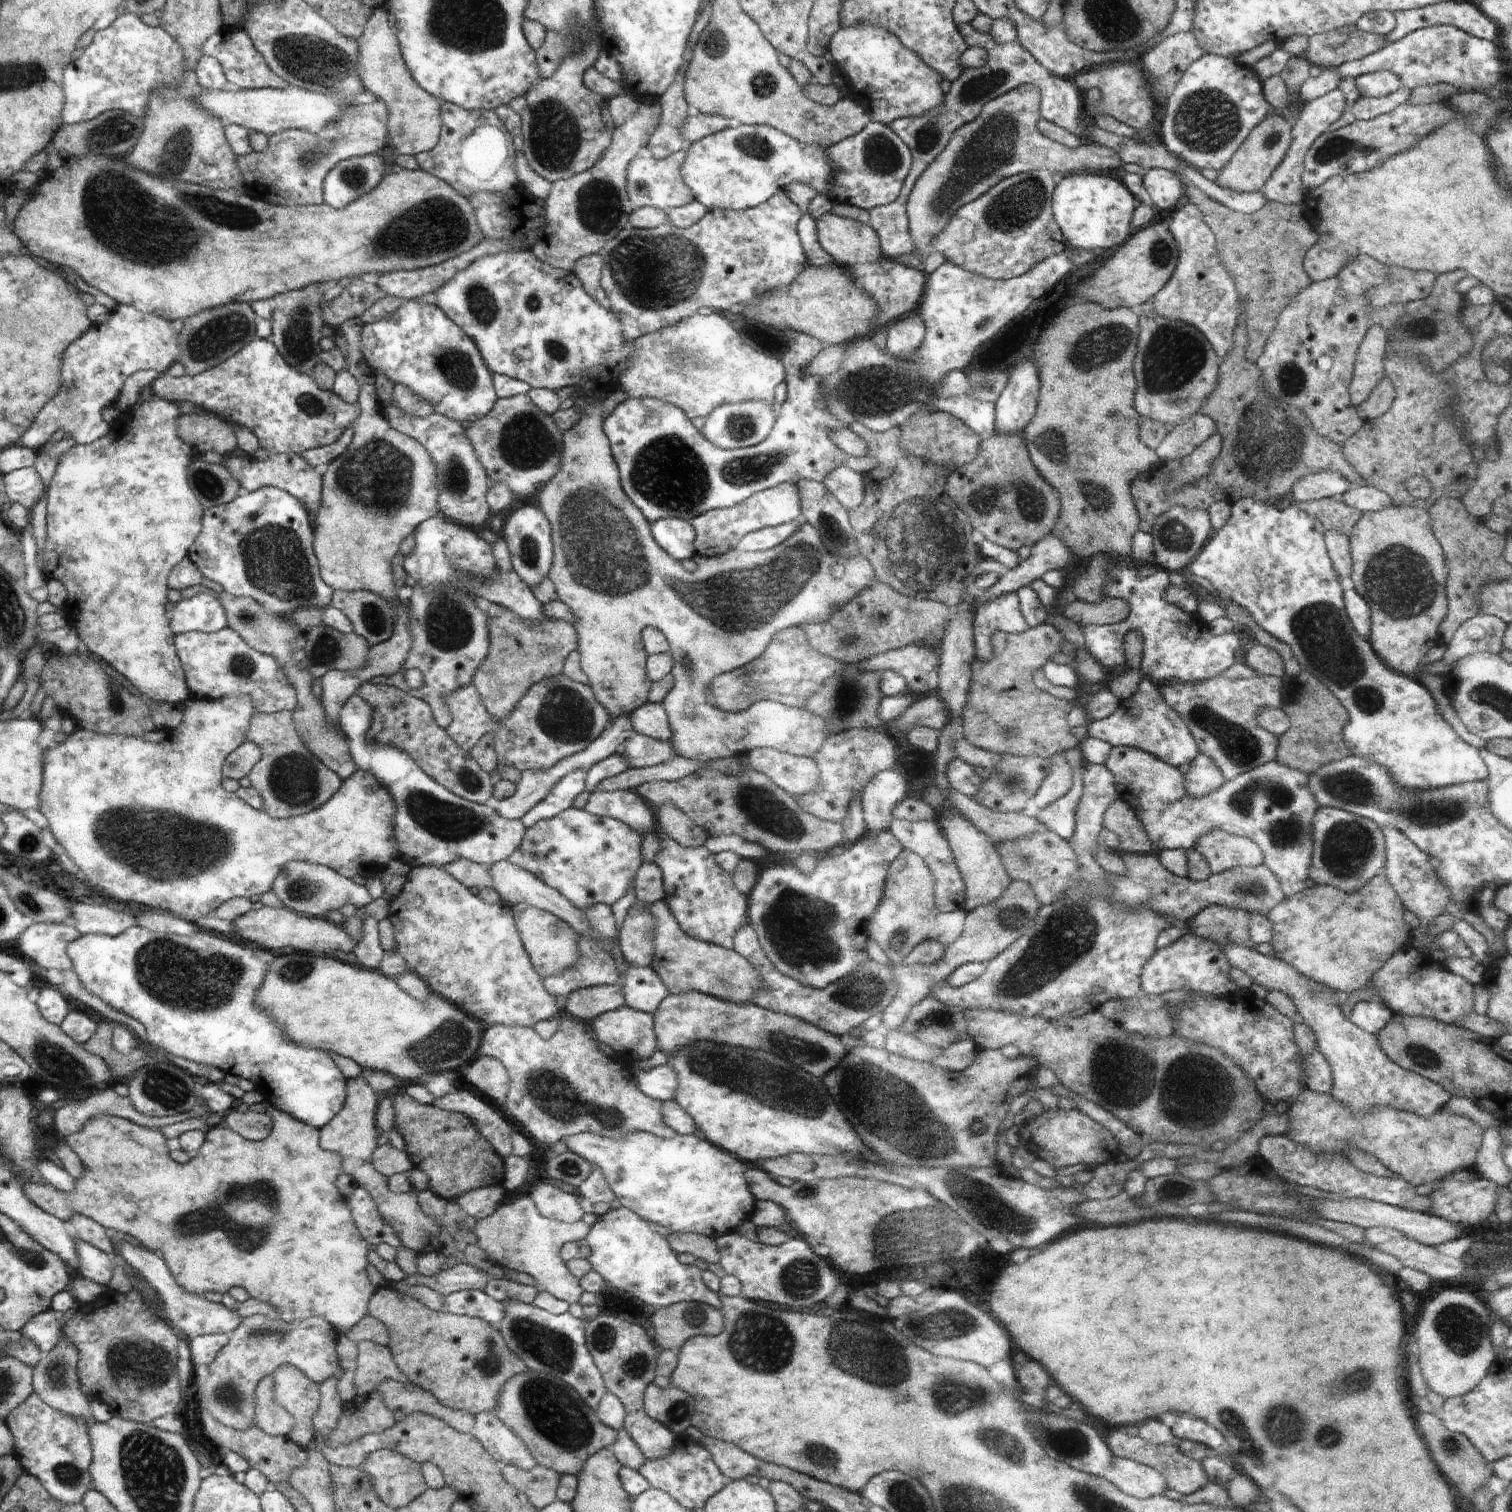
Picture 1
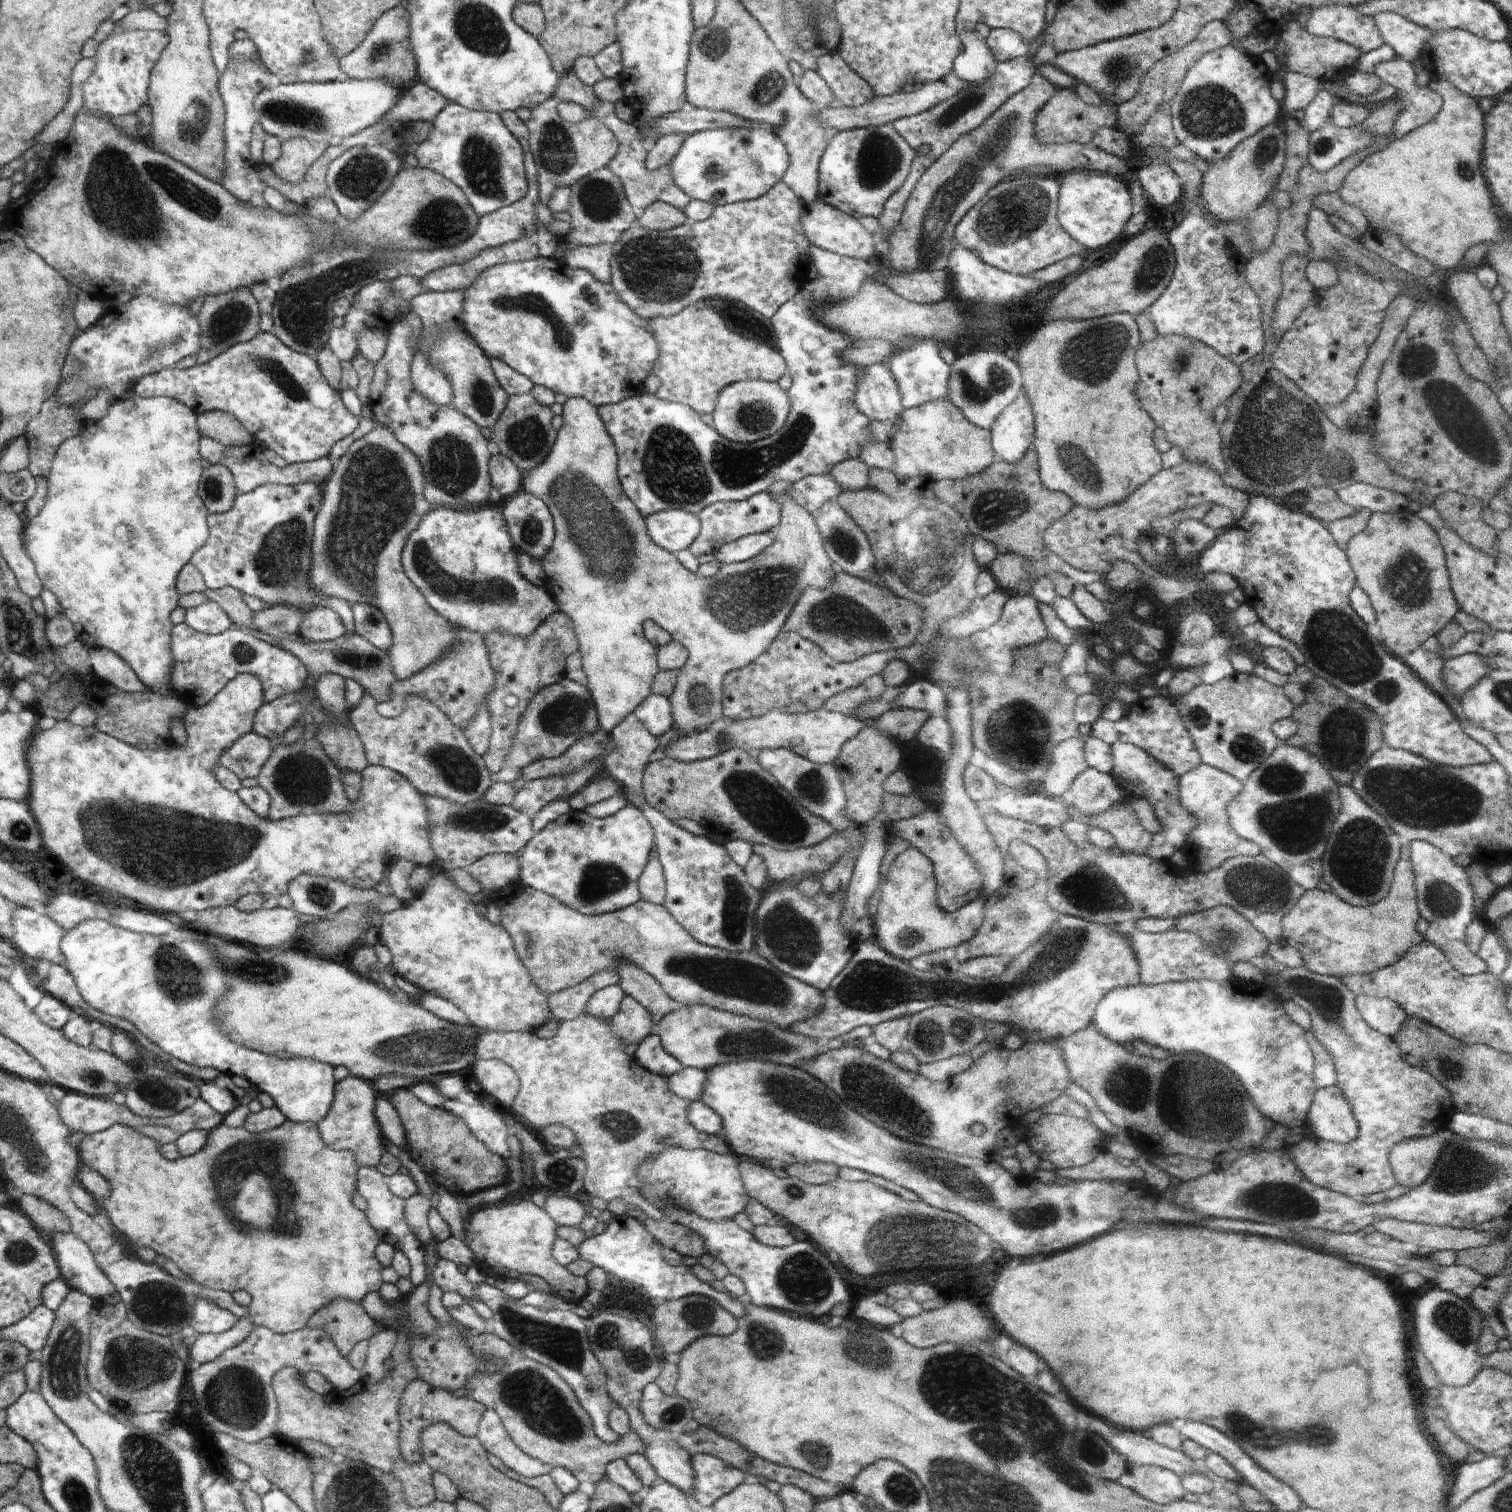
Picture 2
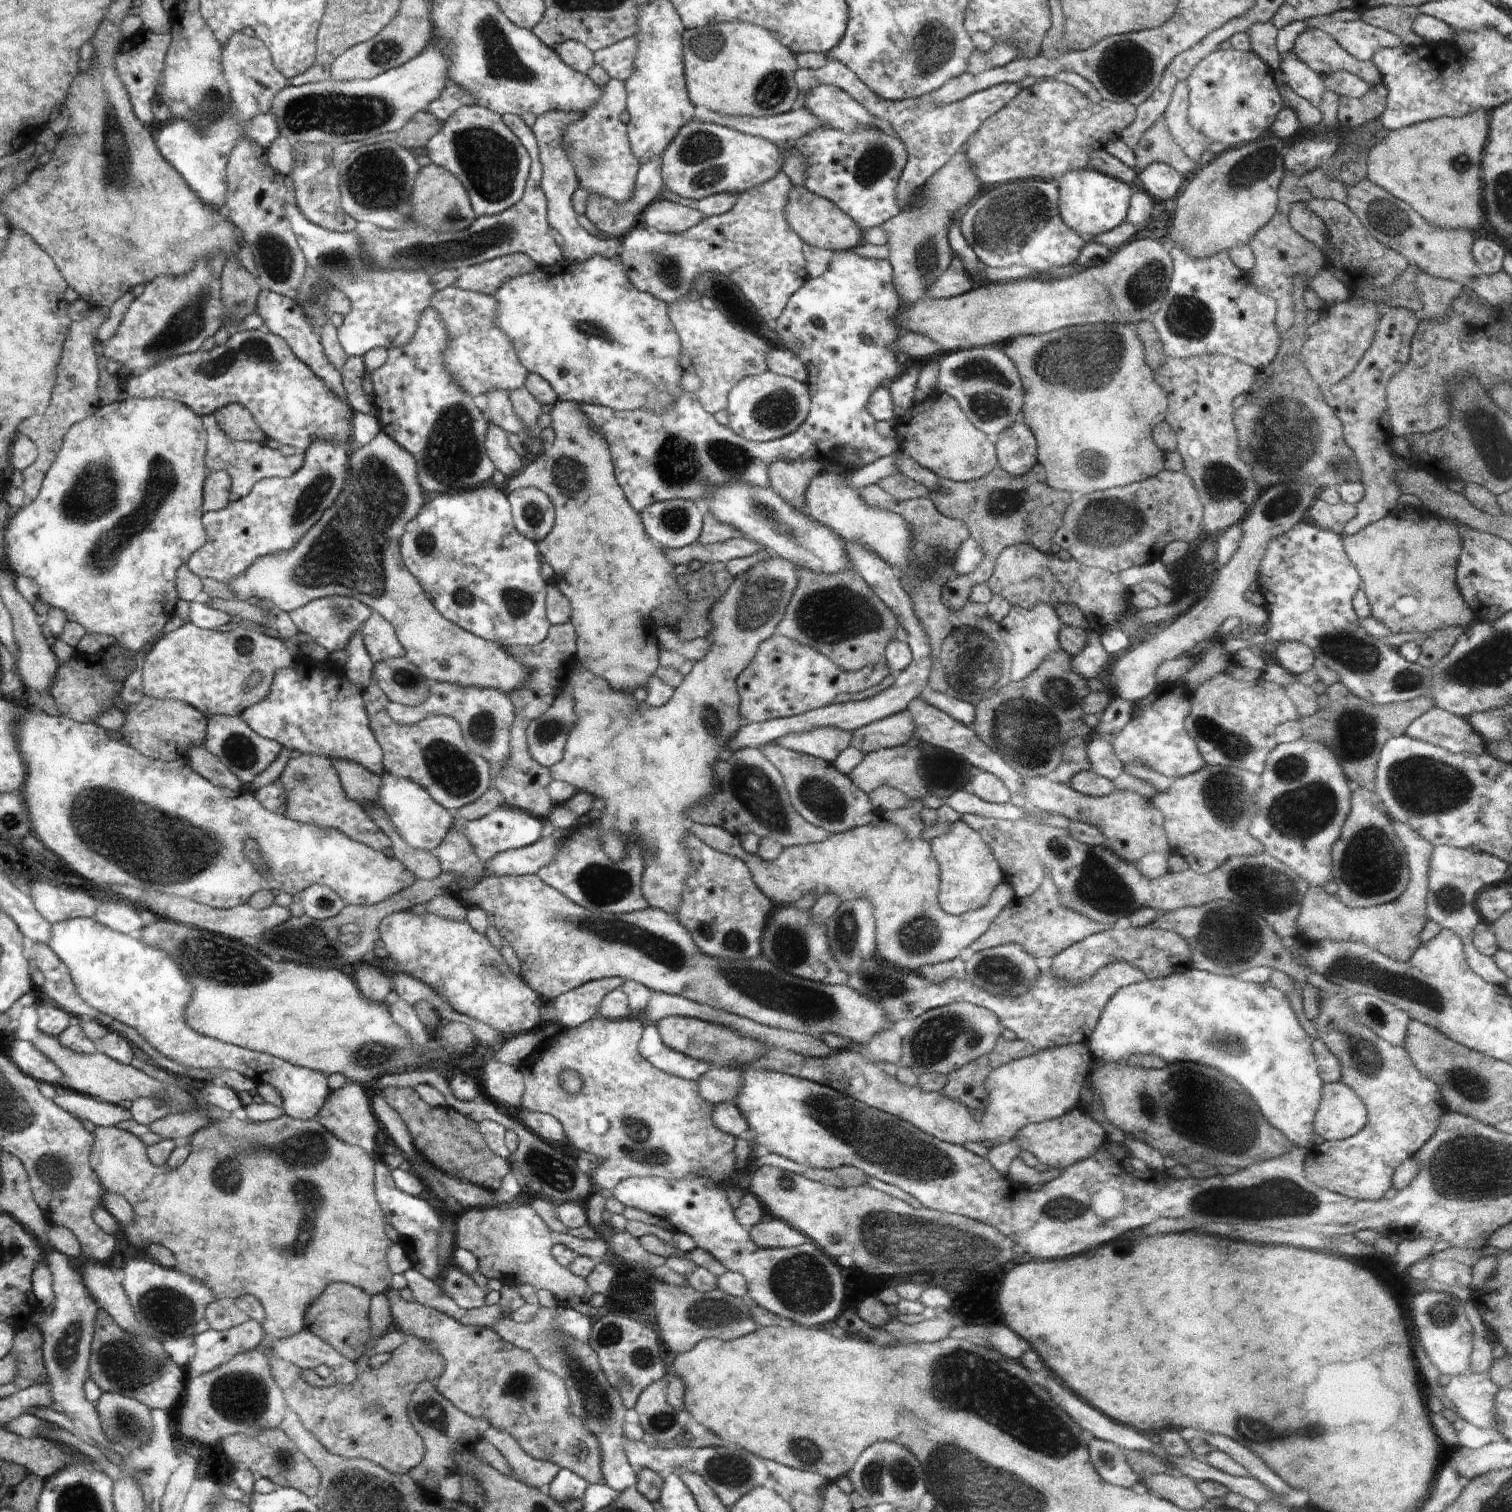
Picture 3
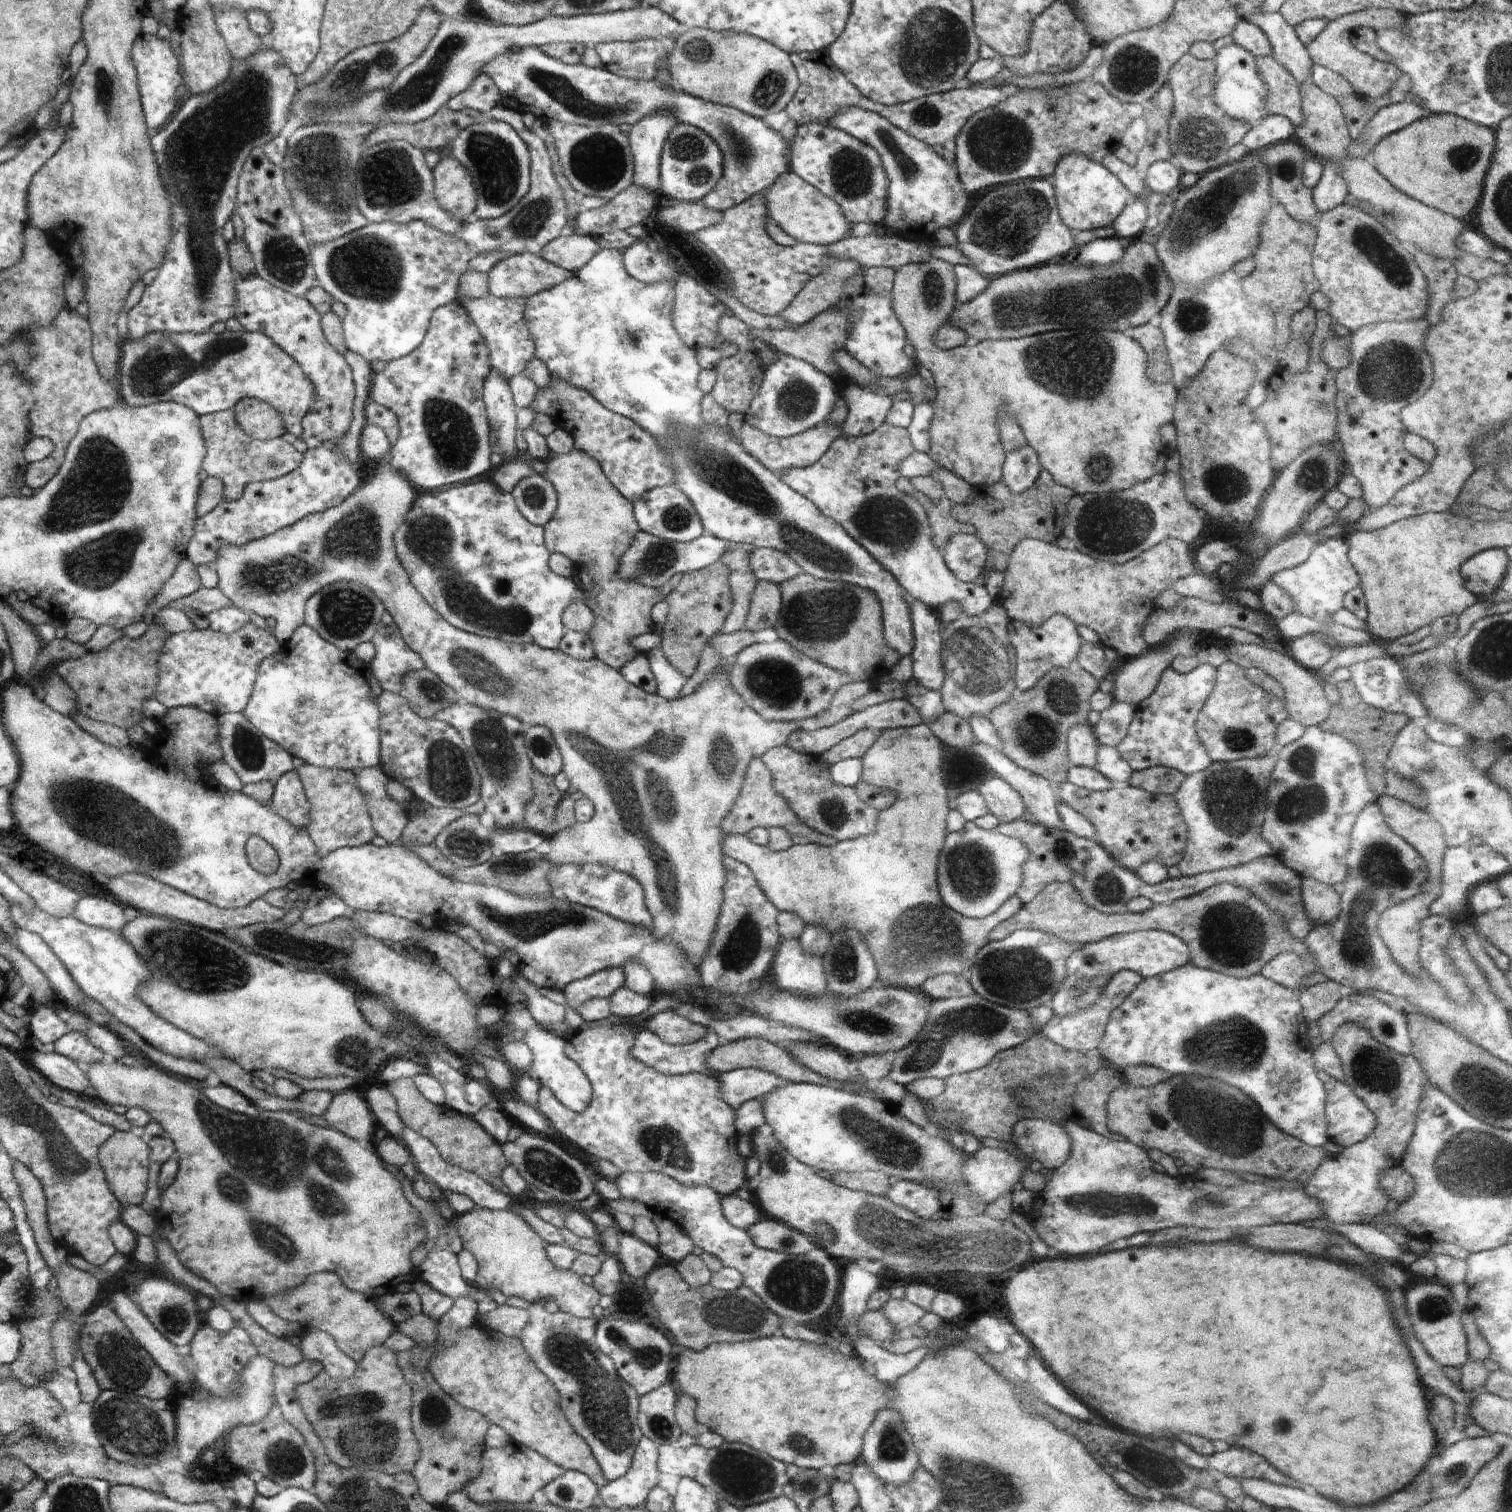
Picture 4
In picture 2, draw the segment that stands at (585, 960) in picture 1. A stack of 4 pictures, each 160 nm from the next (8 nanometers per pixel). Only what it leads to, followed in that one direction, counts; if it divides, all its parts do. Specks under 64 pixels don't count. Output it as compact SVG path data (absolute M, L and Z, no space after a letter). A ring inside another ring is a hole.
M610 971L587 978L574 987L551 994L550 1007L552 1016L559 1022L571 1021L582 1017L587 1012L587 1002L599 990L606 989L610 985L619 984L618 972Z

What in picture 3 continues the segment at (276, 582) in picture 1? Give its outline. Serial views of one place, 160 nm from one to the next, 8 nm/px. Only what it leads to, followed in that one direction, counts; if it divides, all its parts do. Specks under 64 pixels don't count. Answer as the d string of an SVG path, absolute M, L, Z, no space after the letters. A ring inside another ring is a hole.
M316 441L303 452L306 455L304 465L294 476L263 478L246 497L232 497L226 508L204 512L202 521L207 531L207 540L186 562L189 569L200 578L208 577L229 584L230 581L238 581L238 578L255 564L256 559L293 549L342 492L347 480L347 470L350 469L350 452L353 446L351 442L333 445L328 441ZM360 632L350 639L345 651L348 656L345 664L348 680L364 690L369 684L374 682L372 680L373 660L366 650L363 636Z

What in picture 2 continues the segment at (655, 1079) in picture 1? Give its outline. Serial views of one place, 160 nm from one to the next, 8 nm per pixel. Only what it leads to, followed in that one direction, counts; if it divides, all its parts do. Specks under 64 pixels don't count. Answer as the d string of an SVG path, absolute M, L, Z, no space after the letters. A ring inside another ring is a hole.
M684 1067L666 1078L669 1082L669 1089L674 1094L689 1101L698 1101L703 1097L708 1075L706 1071L694 1067Z

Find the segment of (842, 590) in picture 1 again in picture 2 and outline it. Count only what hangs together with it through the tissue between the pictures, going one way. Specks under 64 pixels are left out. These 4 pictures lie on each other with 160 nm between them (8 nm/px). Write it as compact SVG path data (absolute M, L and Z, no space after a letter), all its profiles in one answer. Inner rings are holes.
M570 397L563 404L562 418L564 423L549 456L528 472L528 476L522 480L522 490L543 499L551 514L556 514L556 546L551 546L546 558L542 560L544 572L548 575L544 588L558 600L560 610L574 623L582 668L587 676L585 686L591 691L598 707L600 728L590 737L584 737L578 744L572 745L559 757L540 759L528 765L523 769L525 779L531 781L565 775L594 763L598 764L596 774L612 778L604 764L605 758L615 749L610 732L650 696L651 685L660 670L658 650L642 634L644 620L654 620L664 626L664 630L668 630L674 641L681 642L689 654L684 666L678 670L677 685L669 698L675 725L683 730L683 734L676 738L722 726L720 731L729 740L728 749L744 747L761 750L782 747L813 763L834 765L840 749L865 727L862 721L822 707L796 714L772 711L763 717L751 719L727 719L723 713L723 682L727 674L754 662L783 631L783 626L803 592L810 588L828 587L835 575L836 569L825 551L815 518L790 496L794 483L776 482L770 490L770 494L775 494L775 498L782 503L782 518L776 528L773 543L754 558L723 564L714 576L705 577L698 572L688 571L678 561L676 554L658 546L650 538L646 518L639 513L621 485L618 448L600 418L599 407L582 397Z

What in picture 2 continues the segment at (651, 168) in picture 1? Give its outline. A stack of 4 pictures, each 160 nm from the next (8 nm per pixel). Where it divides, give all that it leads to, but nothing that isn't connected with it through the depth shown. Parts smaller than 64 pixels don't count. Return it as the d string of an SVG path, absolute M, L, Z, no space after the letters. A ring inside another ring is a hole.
M598 98L597 100L595 109L585 109L579 104L564 101L558 106L558 111L564 119L571 123L587 119L588 117L596 117L604 126L612 130L617 140L620 141L621 149L607 167L620 178L627 201L631 203L631 206L637 212L643 211L647 206L655 202L665 202L683 211L690 204L692 198L683 190L680 190L680 187L676 184L671 166L668 164L662 166L662 168L657 168L655 171L649 171L646 165L648 152L642 147L643 140L641 139L638 126L634 123L622 122L616 116L616 112L614 112L613 102Z

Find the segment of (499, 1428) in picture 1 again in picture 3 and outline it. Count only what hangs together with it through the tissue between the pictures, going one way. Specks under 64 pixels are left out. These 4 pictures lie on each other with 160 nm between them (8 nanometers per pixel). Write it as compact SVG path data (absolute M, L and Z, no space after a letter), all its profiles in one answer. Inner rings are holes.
M490 1426L483 1438L506 1459L509 1464L509 1477L528 1486L545 1491L560 1472L559 1466L552 1461L531 1457L510 1433Z

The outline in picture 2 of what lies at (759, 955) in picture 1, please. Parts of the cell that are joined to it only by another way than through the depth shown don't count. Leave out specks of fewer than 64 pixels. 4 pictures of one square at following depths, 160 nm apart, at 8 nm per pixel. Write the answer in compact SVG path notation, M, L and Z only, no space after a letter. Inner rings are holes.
M1062 914L1058 919L1057 924L1058 926L1050 929L1048 934L1041 937L1037 943L1026 947L1014 958L1009 959L1005 971L999 977L978 981L971 981L970 978L964 976L964 974L961 974L960 972L950 972L950 970L935 972L916 970L909 964L908 961L903 961L902 959L893 957L891 954L888 954L888 952L884 952L879 944L876 946L876 944L870 944L870 942L858 942L858 946L860 946L860 948L856 948L853 957L848 961L848 964L834 977L831 985L823 992L827 1001L825 1006L821 1009L821 1012L810 1019L803 1019L800 1023L794 1023L789 1027L789 1029L794 1033L800 1033L804 1036L810 1037L820 1047L823 1047L824 1044L828 1043L831 1039L836 1039L836 1037L840 1036L840 1034L850 1032L850 1030L854 1030L854 1028L862 1026L863 1024L871 1026L873 1029L881 1022L900 1017L911 1017L913 1014L916 1014L918 1011L924 1010L927 1007L951 1006L956 1007L957 1009L964 1009L972 1016L982 1019L985 1022L1015 1025L1022 1031L1032 1031L1032 1034L1038 1034L1044 1039L1054 1039L1056 1036L1068 1037L1071 1034L1074 1034L1074 1032L1078 1032L1078 1030L1086 1028L1086 1026L1092 1022L1092 1012L1094 1012L1094 1006L1098 1004L1098 1000L1100 1000L1106 992L1116 987L1134 986L1134 984L1140 984L1140 965L1138 963L1136 951L1133 949L1131 939L1129 938L1132 928L1130 928L1130 930L1125 929L1125 927L1129 927L1129 925L1123 925L1124 928L1120 928L1121 925L1101 925L1098 923L1090 923L1080 917Z

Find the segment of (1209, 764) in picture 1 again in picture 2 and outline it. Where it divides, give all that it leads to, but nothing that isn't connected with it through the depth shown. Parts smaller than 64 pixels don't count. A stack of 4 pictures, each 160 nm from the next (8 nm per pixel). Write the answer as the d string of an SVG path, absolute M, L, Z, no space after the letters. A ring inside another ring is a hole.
M1200 763L1196 768L1188 771L1179 778L1180 804L1192 813L1199 821L1194 829L1188 833L1183 853L1189 869L1199 867L1202 872L1218 868L1226 859L1238 855L1253 856L1261 854L1259 846L1252 841L1240 838L1232 828L1229 820L1228 805L1243 789L1243 782L1219 768Z

